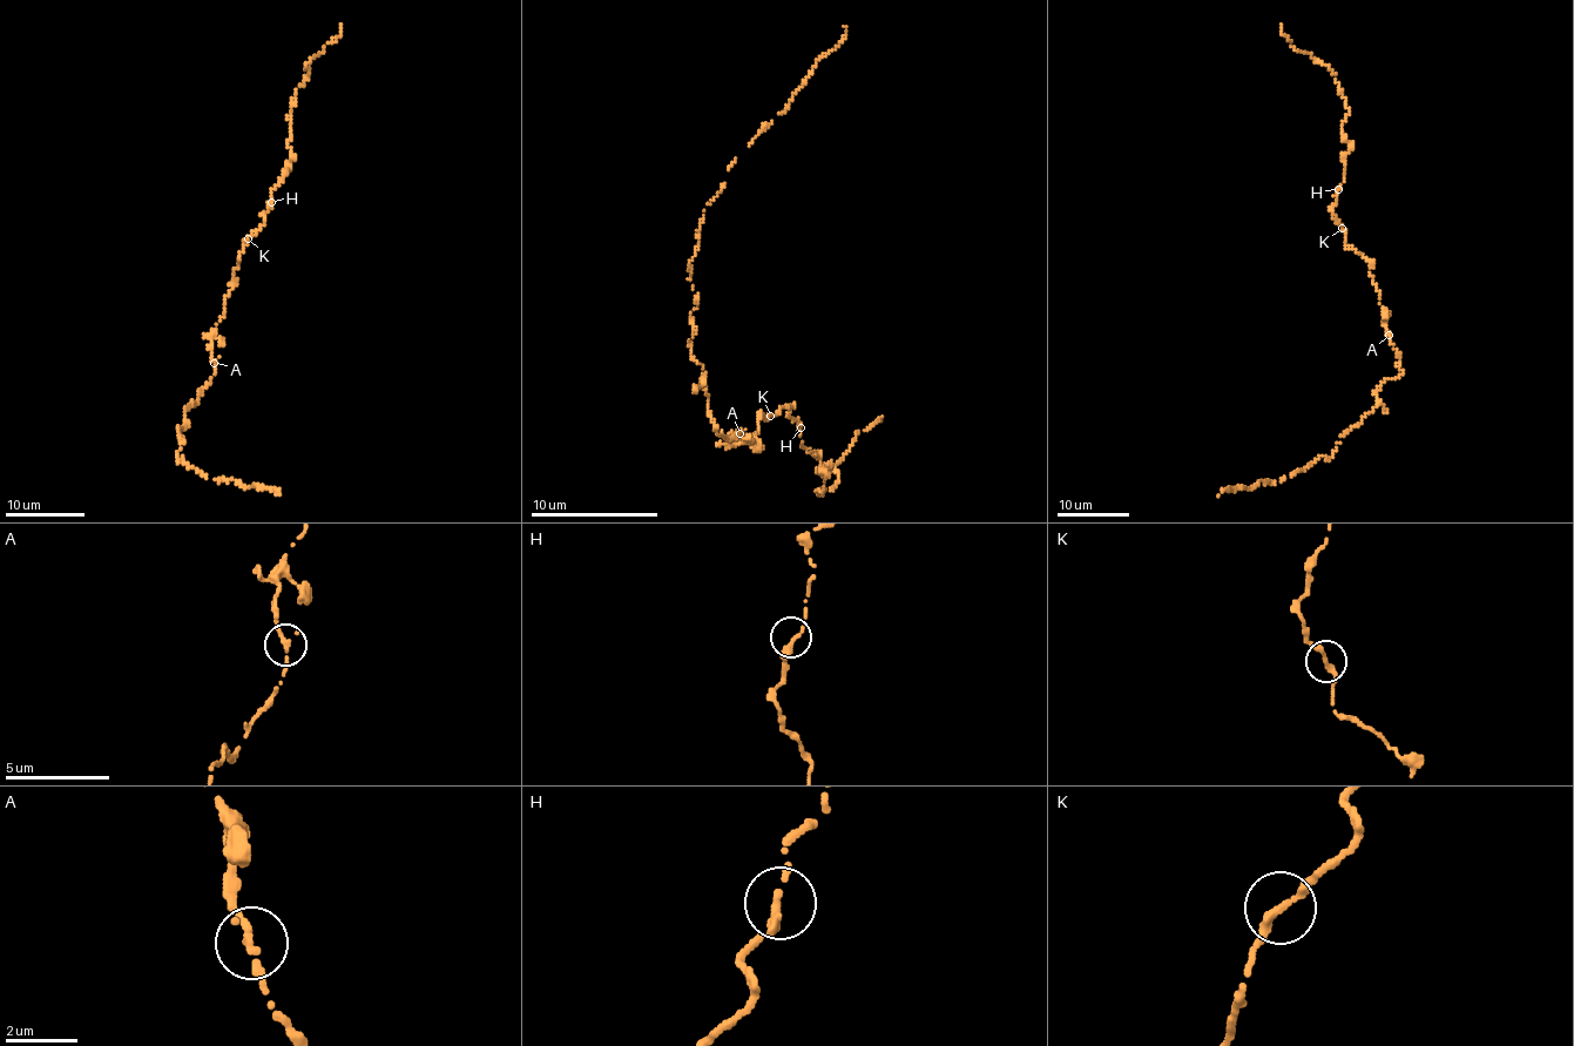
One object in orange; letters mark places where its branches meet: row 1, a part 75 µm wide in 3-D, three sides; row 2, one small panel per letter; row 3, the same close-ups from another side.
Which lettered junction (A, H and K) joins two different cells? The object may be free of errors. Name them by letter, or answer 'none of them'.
none of them

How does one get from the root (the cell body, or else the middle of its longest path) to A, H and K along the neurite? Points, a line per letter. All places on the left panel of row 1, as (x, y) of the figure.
A: (210, 343), (214, 363)
H: (210, 343), (210, 335), (223, 315), (242, 245), (265, 222), (263, 213), (271, 202)
K: (210, 343), (210, 335), (223, 315), (242, 245), (249, 238)

